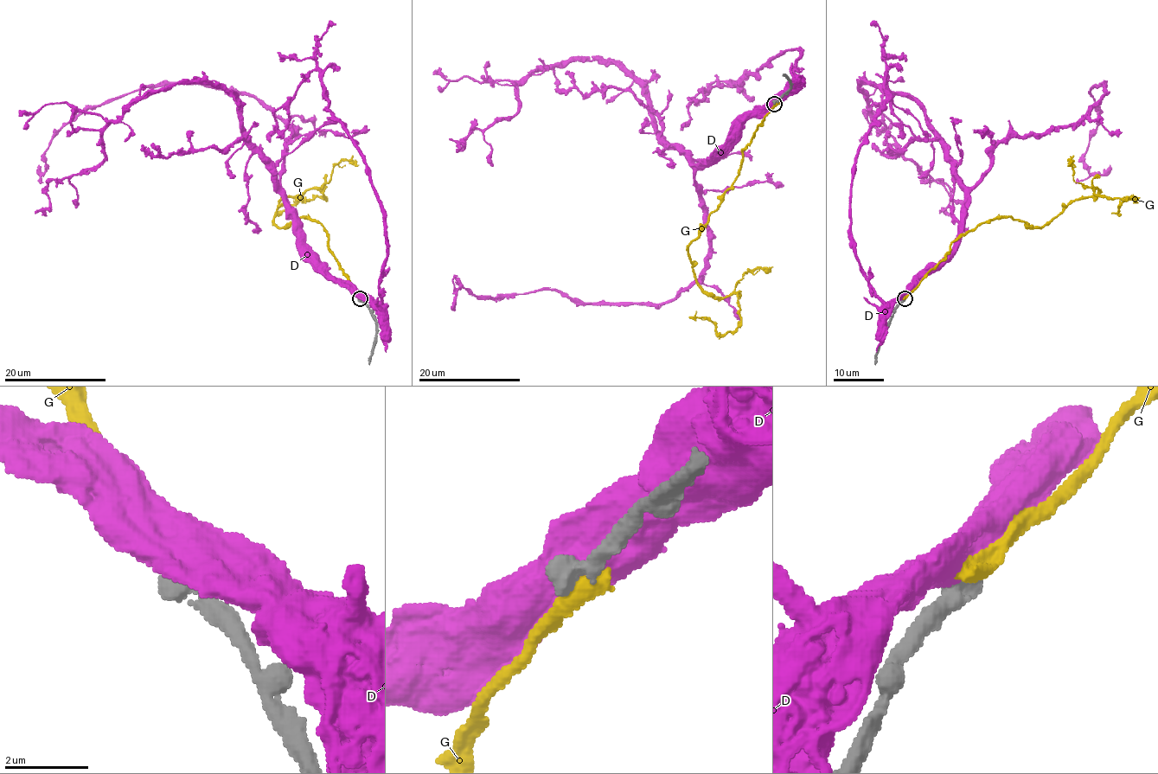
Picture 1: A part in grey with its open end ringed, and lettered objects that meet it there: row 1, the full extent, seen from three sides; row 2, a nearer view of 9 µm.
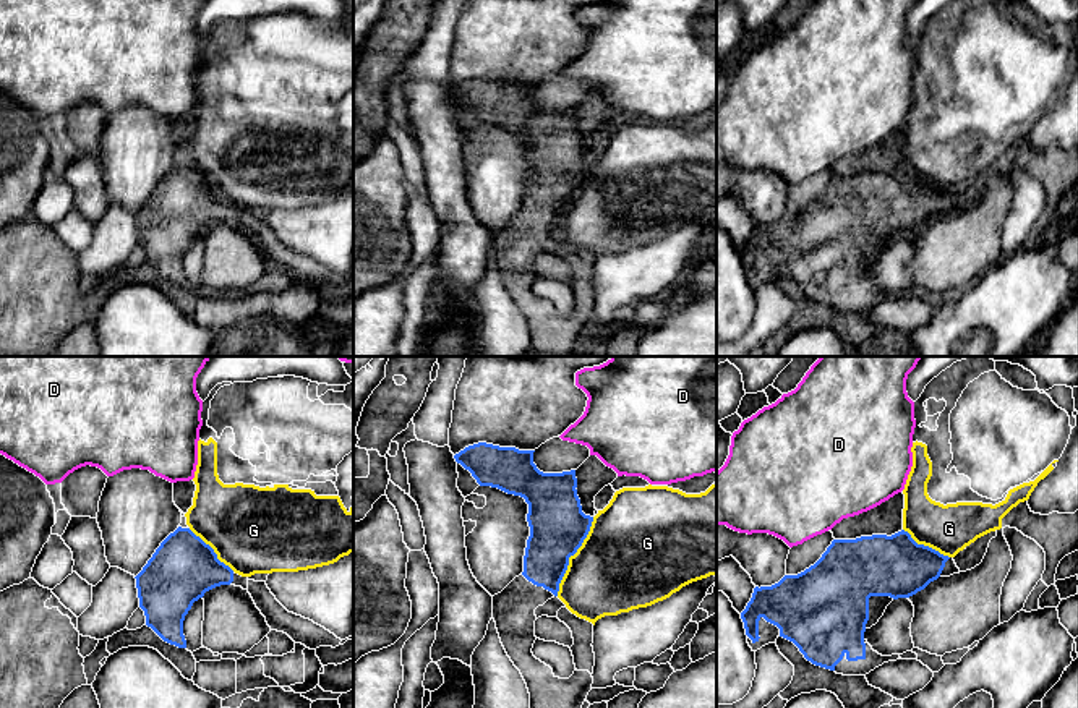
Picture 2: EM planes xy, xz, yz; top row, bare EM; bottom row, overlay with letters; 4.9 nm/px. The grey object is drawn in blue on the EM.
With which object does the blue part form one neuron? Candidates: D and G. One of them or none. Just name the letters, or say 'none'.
none

